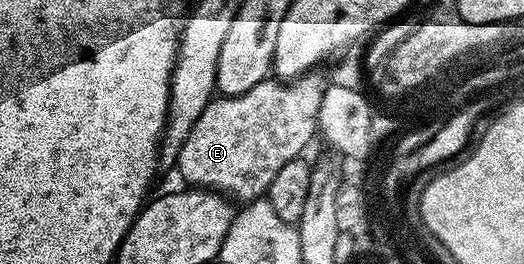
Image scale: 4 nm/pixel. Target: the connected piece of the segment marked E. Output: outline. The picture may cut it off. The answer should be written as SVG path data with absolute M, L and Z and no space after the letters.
M320 74L299 76L297 80L287 82L279 78L269 78L258 82L254 90L246 90L246 94L220 96L209 100L198 122L194 122L194 130L190 130L186 142L182 142L180 157L176 160L178 173L185 180L183 183L193 189L220 193L236 202L261 199L267 193L270 182L274 182L278 170L282 170L286 162L297 159L303 153L300 151L312 139L317 139L326 80L316 75Z

